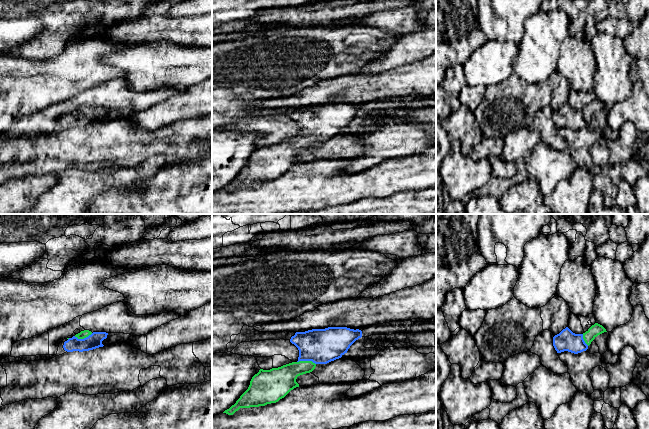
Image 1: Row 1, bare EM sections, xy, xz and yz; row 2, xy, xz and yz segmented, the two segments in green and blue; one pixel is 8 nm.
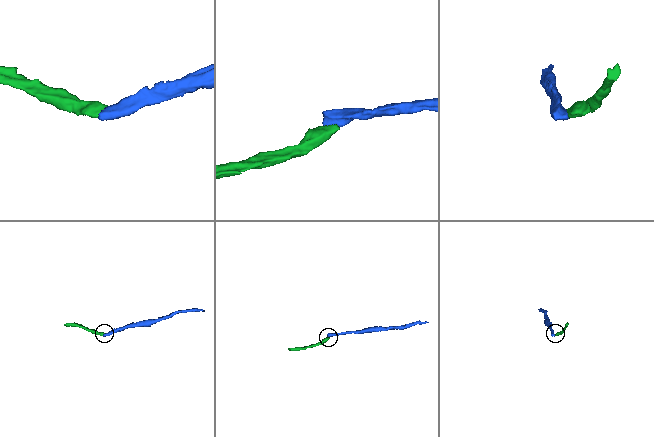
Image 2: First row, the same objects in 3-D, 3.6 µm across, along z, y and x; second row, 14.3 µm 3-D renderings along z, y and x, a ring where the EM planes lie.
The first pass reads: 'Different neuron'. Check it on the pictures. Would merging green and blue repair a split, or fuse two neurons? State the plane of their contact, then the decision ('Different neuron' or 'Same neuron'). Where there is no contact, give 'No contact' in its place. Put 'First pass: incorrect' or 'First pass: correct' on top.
First pass: incorrect
Touches green in xz. Same neuron

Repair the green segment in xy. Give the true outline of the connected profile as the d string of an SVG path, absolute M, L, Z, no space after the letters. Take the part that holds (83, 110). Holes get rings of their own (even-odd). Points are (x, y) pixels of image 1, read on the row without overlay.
M84 106L65 117L63 124L67 128L93 126L104 122L102 117L107 114L107 111L106 108L92 109L89 106Z

